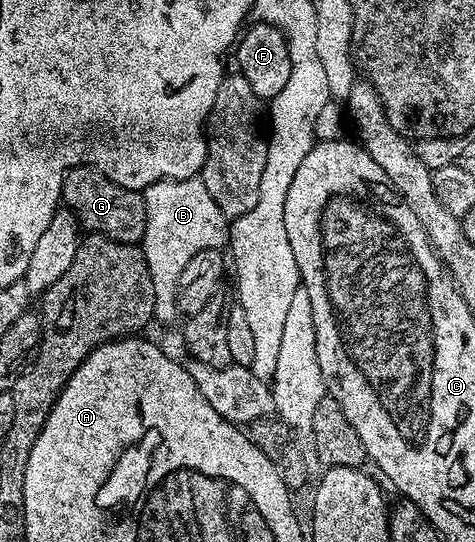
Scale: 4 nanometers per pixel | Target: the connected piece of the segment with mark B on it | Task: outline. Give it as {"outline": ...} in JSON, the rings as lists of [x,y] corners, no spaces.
{"outline":[[[199,178],[160,180],[144,189],[143,195],[147,206],[147,230],[139,247],[145,254],[147,270],[151,270],[151,282],[155,286],[153,315],[156,323],[173,324],[179,317],[177,287],[187,262],[204,248],[228,245],[230,221]]]}

